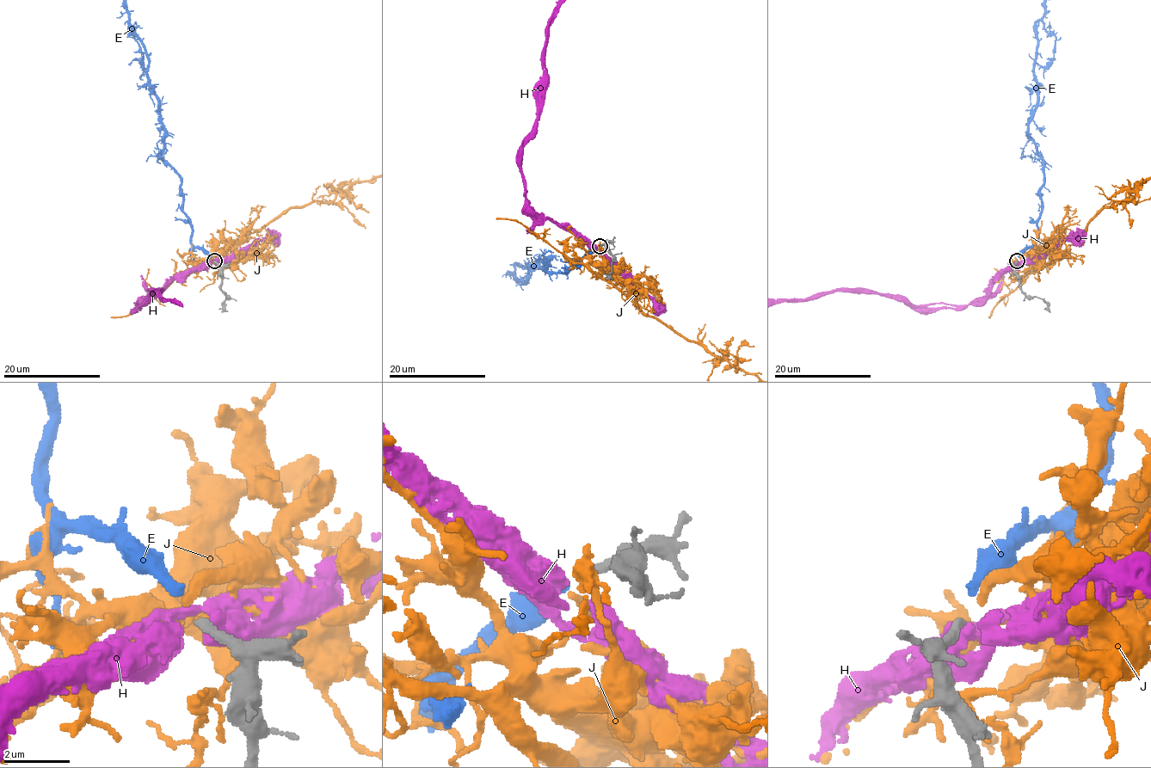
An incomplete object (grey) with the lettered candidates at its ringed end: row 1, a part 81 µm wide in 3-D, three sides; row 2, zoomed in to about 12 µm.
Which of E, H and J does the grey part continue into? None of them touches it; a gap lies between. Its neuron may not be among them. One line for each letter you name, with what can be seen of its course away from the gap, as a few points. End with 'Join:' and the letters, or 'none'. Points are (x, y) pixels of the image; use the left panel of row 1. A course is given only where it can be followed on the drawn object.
Join: E

